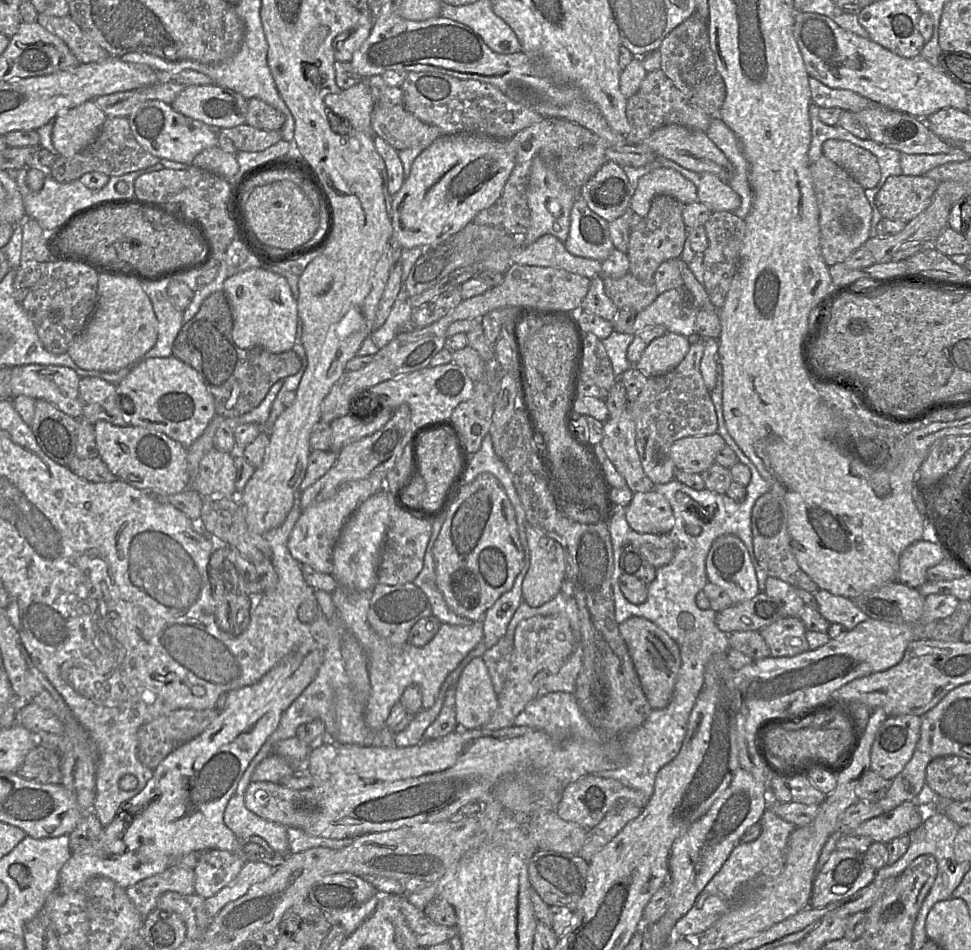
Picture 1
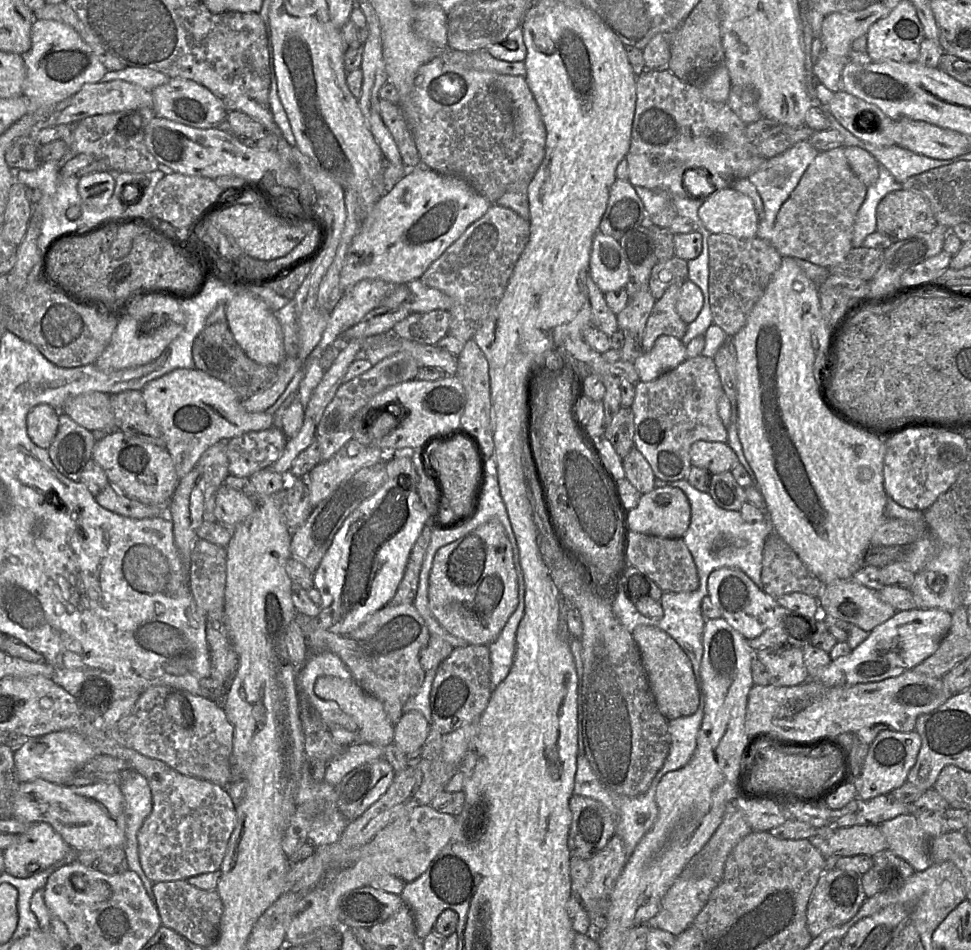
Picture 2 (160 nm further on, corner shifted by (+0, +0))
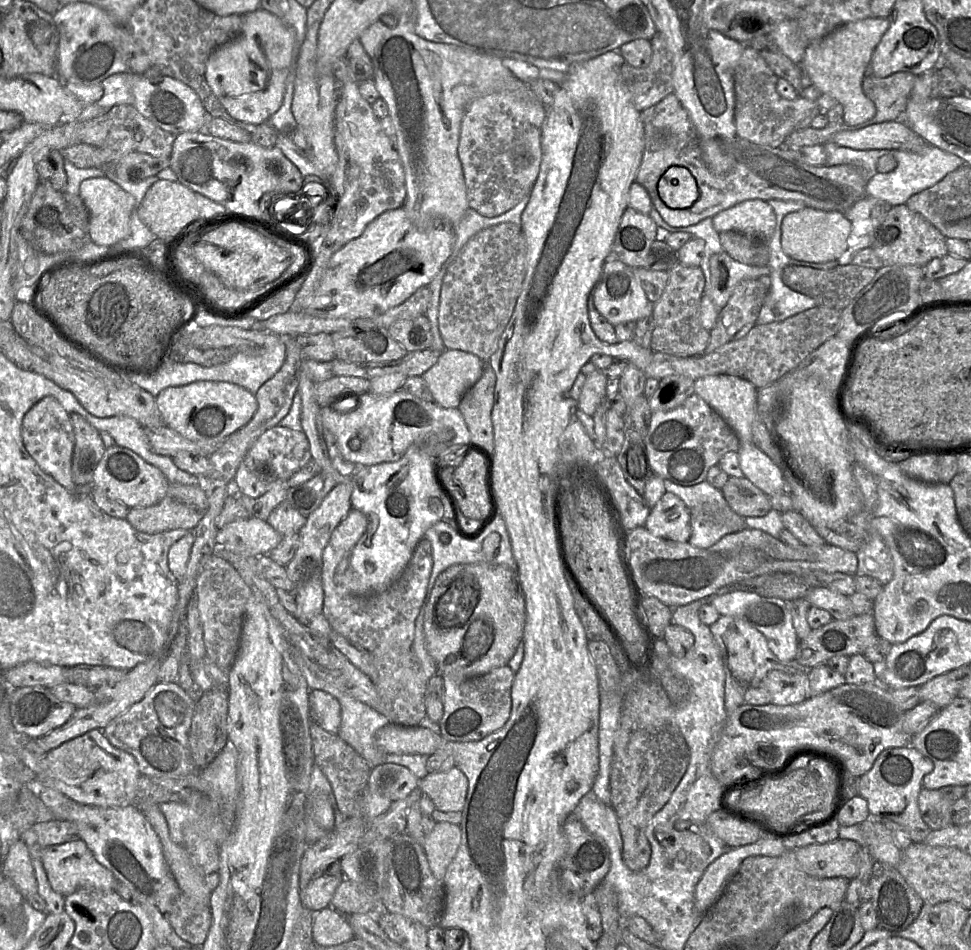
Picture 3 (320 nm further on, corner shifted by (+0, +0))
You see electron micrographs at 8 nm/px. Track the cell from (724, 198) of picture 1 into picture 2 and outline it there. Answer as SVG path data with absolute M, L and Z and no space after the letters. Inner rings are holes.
M731 188L719 189L703 199L698 216L710 233L723 233L740 239L758 236L760 217L753 200Z

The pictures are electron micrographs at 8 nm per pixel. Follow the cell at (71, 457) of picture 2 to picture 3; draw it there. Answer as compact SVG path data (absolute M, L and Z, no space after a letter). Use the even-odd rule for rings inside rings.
M70 414L74 431L71 472L78 487L91 488L94 471L106 448L100 432L79 414Z

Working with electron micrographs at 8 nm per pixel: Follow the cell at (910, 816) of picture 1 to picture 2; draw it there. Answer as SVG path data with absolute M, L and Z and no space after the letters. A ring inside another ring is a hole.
M877 825L835 829L829 838L810 840L831 865L840 857L865 854L873 858L888 849L887 841Z

